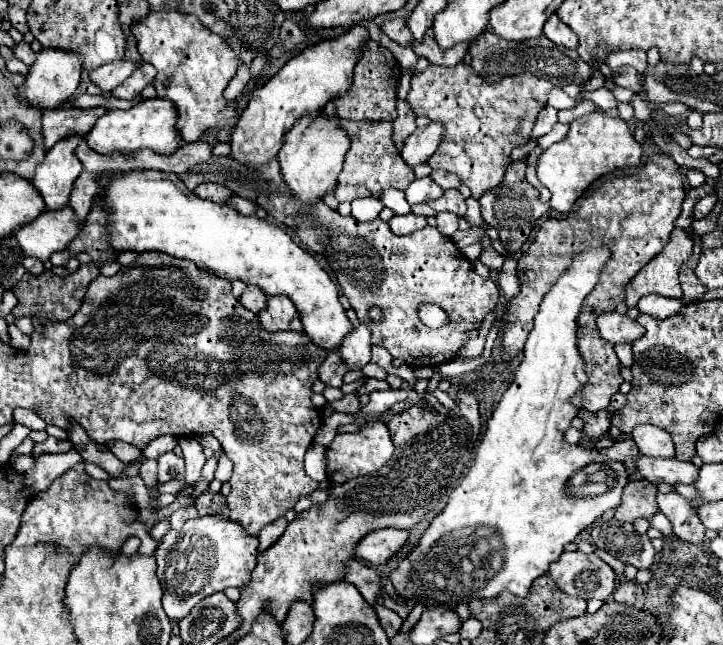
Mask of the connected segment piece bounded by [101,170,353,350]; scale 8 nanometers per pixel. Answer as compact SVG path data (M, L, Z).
M157 170L109 174L101 180L101 190L111 212L111 244L119 252L159 250L175 258L191 260L201 270L221 278L255 284L267 296L285 294L295 304L311 342L325 350L339 348L343 338L353 330L339 302L337 286L319 262L279 226L257 216L241 216L229 204L203 200L185 188L177 176Z

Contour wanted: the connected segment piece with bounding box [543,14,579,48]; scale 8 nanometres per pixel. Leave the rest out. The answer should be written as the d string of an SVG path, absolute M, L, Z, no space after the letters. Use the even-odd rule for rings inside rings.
M553 14L553 16L545 22L543 34L545 34L549 40L553 40L557 46L565 46L565 48L577 48L577 46L579 46L577 34L575 34L565 22L561 22L557 14Z

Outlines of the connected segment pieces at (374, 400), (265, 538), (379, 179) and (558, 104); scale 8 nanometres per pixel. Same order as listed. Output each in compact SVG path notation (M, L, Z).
M385 390L385 392L373 392L369 396L369 404L361 408L361 416L369 418L381 418L395 402L405 402L407 390Z
M279 518L273 524L267 524L259 532L259 552L265 552L271 544L275 544L281 538L281 534L285 532L285 528L287 528L287 520L285 518Z
M343 120L343 128L351 138L351 148L347 152L347 161L338 176L338 184L361 184L375 198L379 198L381 190L397 188L405 190L407 184L415 178L415 172L401 160L399 150L393 142L393 124L391 122L349 122Z
M553 88L553 92L549 92L549 100L547 100L549 106L557 108L557 110L563 110L563 108L571 108L575 106L577 102L573 98L569 98L561 88Z

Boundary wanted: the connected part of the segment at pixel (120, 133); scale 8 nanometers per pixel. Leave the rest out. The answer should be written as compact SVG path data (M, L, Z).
M153 98L139 102L129 110L109 110L105 116L97 120L93 130L87 134L87 144L99 154L111 154L115 150L135 152L141 148L151 148L167 156L169 152L175 152L175 148L183 144L175 130L175 122L177 122L175 104L167 98Z

